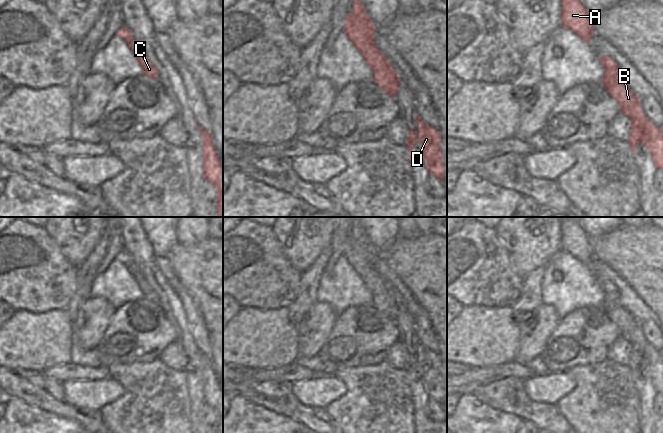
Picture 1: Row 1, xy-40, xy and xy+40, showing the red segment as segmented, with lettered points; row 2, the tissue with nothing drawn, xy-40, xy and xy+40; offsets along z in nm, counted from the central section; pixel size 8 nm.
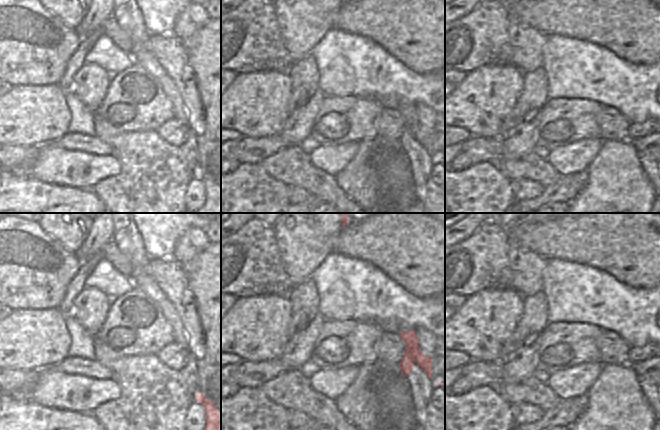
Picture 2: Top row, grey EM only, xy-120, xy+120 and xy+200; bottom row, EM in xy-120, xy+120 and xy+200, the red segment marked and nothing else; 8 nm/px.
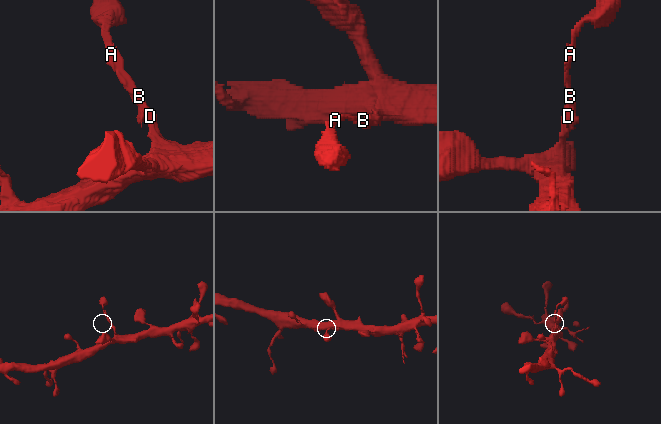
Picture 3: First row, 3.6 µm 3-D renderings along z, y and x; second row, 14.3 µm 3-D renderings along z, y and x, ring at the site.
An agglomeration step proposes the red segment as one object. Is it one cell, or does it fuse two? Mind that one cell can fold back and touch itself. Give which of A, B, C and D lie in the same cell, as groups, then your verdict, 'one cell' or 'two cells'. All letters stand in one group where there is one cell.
A B C D; one cell

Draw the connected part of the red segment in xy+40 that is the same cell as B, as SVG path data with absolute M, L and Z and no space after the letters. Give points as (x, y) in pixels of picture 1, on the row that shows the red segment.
M610 57L599 58L605 74L601 84L619 104L621 113L631 120L631 134L627 141L633 155L641 142L649 148L657 169L663 169L663 134L644 114L639 97L619 80L619 68Z

